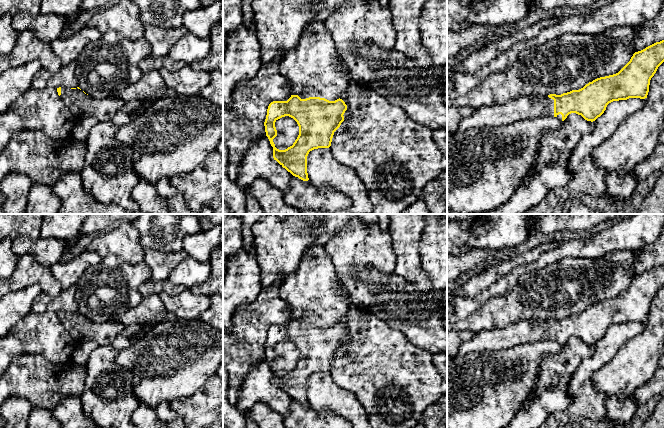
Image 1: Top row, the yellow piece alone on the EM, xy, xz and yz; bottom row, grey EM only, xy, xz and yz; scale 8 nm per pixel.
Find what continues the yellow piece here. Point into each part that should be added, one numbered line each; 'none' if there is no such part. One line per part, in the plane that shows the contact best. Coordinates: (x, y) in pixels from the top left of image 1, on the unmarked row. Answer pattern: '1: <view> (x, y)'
1: xz (311, 290)

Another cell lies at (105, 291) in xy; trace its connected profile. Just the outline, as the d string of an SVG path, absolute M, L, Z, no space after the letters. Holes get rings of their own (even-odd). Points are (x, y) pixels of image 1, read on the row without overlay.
M116 255L101 258L101 261L90 266L75 284L75 300L79 312L91 320L116 320L140 303L143 297L139 293L139 287L151 280L151 276L150 267L144 261L133 265Z

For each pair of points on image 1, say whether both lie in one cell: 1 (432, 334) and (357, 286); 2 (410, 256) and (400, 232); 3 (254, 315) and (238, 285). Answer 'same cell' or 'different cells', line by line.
1: same cell
2: same cell
3: different cells

